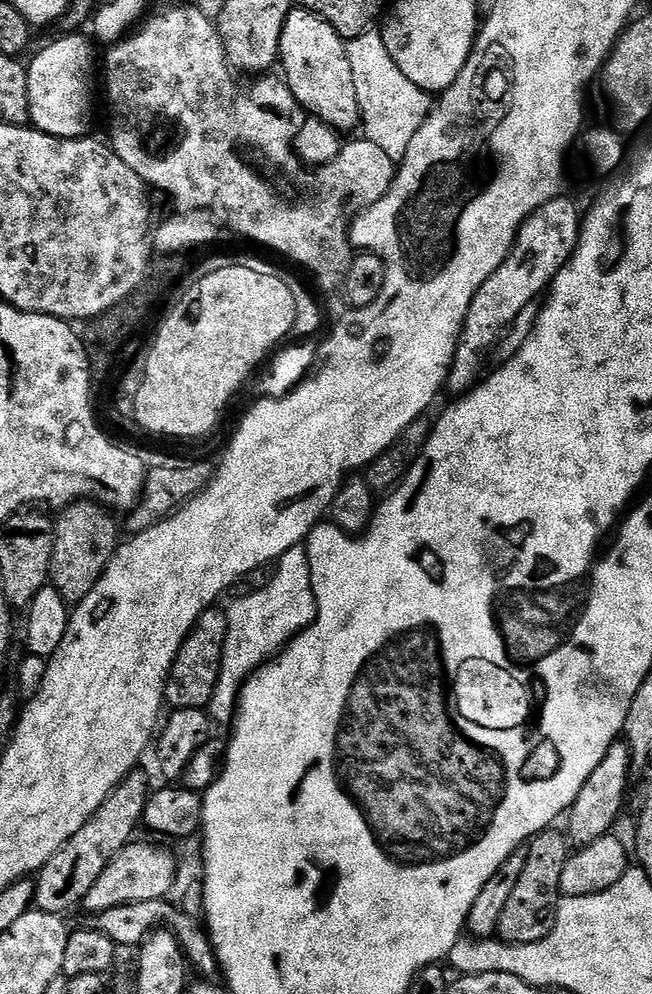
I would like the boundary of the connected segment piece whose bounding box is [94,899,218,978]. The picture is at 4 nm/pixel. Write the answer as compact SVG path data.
M167 899L151 900L150 902L116 906L114 910L97 912L94 916L94 927L102 934L106 934L106 938L113 940L121 949L132 947L135 949L143 944L149 934L163 926L176 935L180 949L184 951L189 965L195 971L197 968L204 975L201 977L212 978L212 975L217 975L216 952L212 949L212 940L208 937L207 927L197 917L187 916L183 910L176 909L175 912L168 903Z

